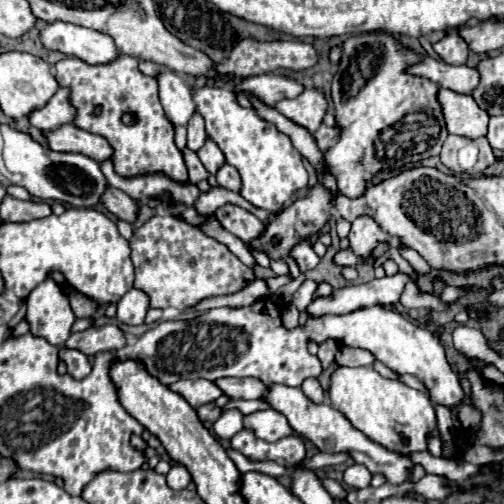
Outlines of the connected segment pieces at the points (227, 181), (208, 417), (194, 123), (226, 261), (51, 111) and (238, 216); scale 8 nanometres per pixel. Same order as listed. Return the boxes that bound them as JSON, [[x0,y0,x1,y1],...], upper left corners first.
[[216,164,240,192],[196,402,222,424],[188,112,206,152],[130,214,256,312],[28,88,74,132],[215,204,264,244]]

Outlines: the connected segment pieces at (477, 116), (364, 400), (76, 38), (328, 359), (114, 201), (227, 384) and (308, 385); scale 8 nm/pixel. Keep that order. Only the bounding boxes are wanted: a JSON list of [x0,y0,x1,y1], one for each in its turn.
[[438,88,490,140],[330,368,436,452],[40,22,120,64],[318,340,338,370],[102,188,138,224],[216,378,268,400],[300,378,324,402]]

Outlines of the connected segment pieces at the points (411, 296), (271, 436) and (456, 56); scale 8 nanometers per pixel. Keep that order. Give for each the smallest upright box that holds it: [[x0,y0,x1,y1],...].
[[400,282,450,310],[244,410,294,442],[434,30,468,64]]

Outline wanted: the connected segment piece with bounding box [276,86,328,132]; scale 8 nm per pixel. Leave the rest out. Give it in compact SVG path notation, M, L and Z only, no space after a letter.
M310 86L298 98L280 100L276 108L296 124L316 132L324 120L324 114L328 112L328 100L320 88Z

